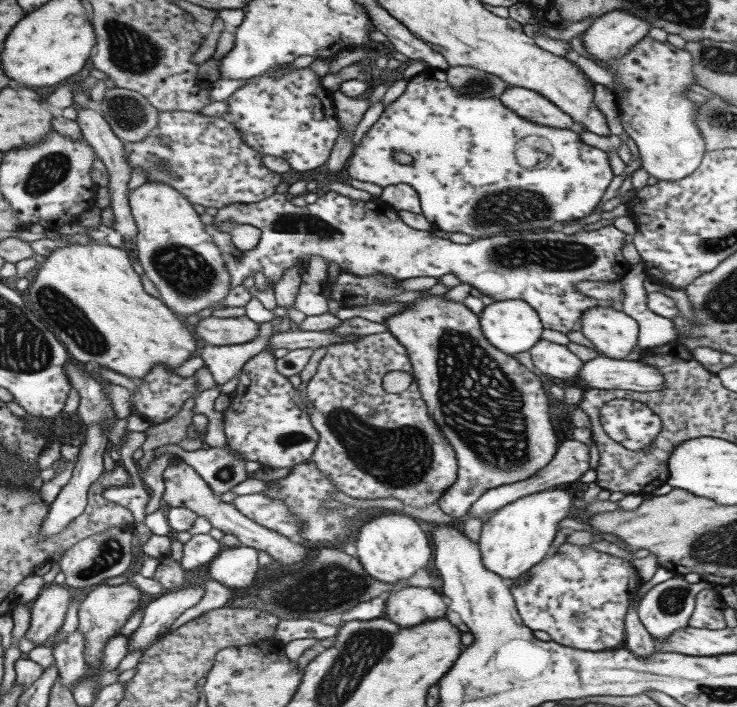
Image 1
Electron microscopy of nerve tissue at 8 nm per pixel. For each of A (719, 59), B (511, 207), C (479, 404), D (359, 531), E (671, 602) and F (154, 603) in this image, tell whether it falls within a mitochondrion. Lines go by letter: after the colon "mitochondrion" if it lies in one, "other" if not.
A: mitochondrion
B: mitochondrion
C: mitochondrion
D: other
E: mitochondrion
F: other

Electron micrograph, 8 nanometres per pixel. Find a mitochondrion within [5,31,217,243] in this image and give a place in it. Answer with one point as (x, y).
(52, 169)

